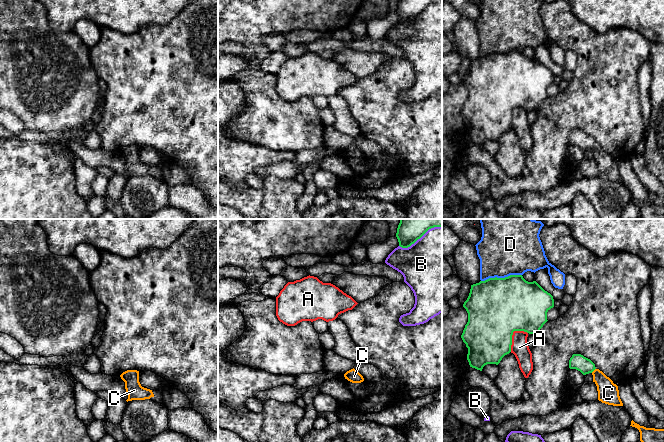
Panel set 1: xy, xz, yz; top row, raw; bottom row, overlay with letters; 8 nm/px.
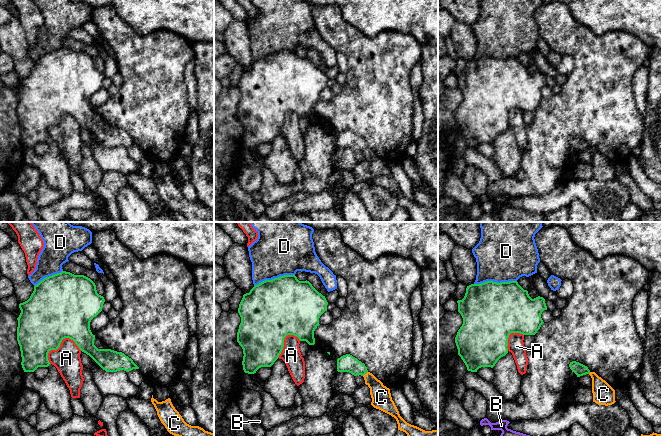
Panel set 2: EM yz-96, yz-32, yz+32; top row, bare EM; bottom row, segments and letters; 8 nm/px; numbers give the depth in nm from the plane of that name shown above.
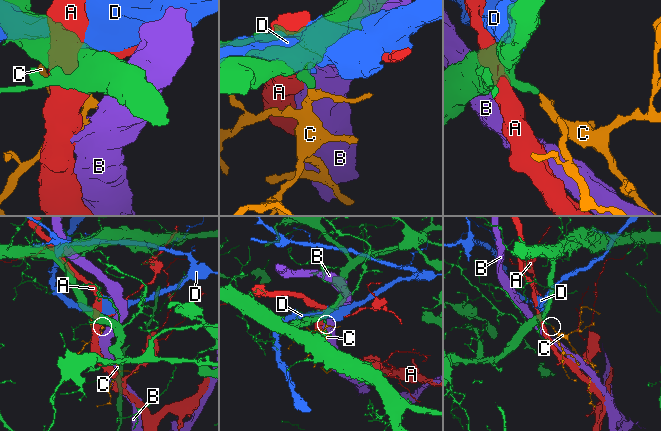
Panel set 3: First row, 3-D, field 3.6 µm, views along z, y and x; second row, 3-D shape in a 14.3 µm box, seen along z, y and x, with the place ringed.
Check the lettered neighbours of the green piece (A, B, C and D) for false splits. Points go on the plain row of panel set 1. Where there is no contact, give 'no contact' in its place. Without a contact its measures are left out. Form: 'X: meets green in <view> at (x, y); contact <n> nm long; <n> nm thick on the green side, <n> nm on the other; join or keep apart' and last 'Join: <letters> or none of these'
A: meets green in yz at (512, 110); contact 220 nm long; 480 nm thick on the green side, 140 nm on the other; keep apart
B: meets green in xz at (420, 13); contact 380 nm long; 180 nm thick on the green side, 500 nm on the other; keep apart
C: meets green in yz at (593, 146); contact 50 nm long; 120 nm thick on the green side, 170 nm on the other; join
D: meets green in yz at (501, 54); contact 340 nm long; 480 nm thick on the green side, 420 nm on the other; keep apart
Join: C

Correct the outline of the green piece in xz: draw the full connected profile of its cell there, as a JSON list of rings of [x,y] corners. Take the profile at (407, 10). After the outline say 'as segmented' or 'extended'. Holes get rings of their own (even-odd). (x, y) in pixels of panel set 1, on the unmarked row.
[[[399,0],[396,9],[399,22],[402,24],[410,23],[434,3],[442,3],[442,0]]]; as segmented

